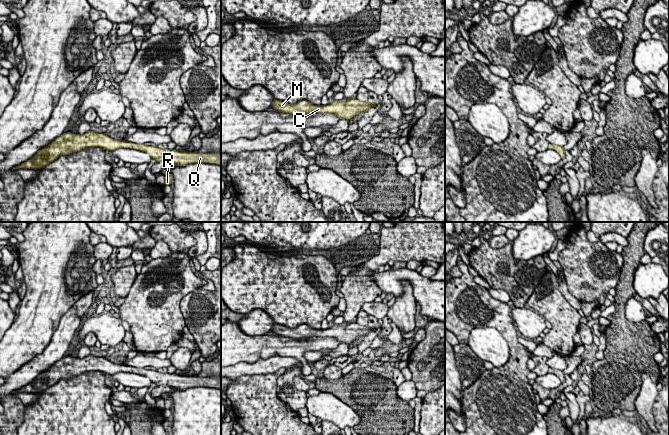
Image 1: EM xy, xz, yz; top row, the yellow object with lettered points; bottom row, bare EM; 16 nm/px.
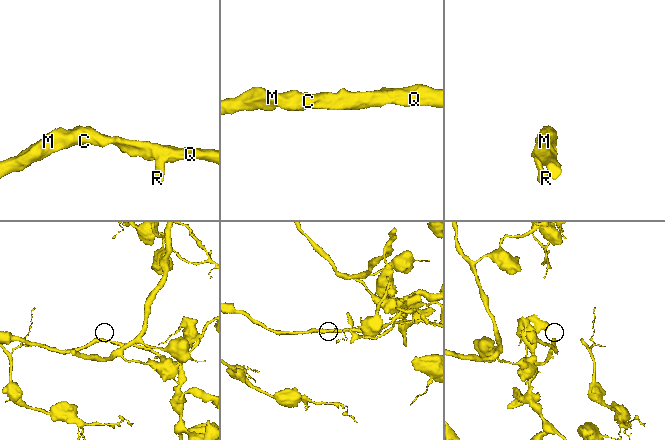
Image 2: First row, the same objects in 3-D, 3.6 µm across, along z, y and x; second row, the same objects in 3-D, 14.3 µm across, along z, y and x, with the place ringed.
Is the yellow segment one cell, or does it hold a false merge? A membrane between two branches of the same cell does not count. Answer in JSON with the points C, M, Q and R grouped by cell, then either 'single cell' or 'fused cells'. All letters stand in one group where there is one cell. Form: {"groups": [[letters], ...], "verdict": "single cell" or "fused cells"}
{"groups": [["C", "M"], ["Q", "R"]], "verdict": "fused cells"}

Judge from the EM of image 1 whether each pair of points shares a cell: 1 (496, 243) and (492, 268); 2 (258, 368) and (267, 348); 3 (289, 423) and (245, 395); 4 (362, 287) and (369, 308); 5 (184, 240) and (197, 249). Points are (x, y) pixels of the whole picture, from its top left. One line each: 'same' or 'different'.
1: different
2: different
3: same
4: different
5: different

